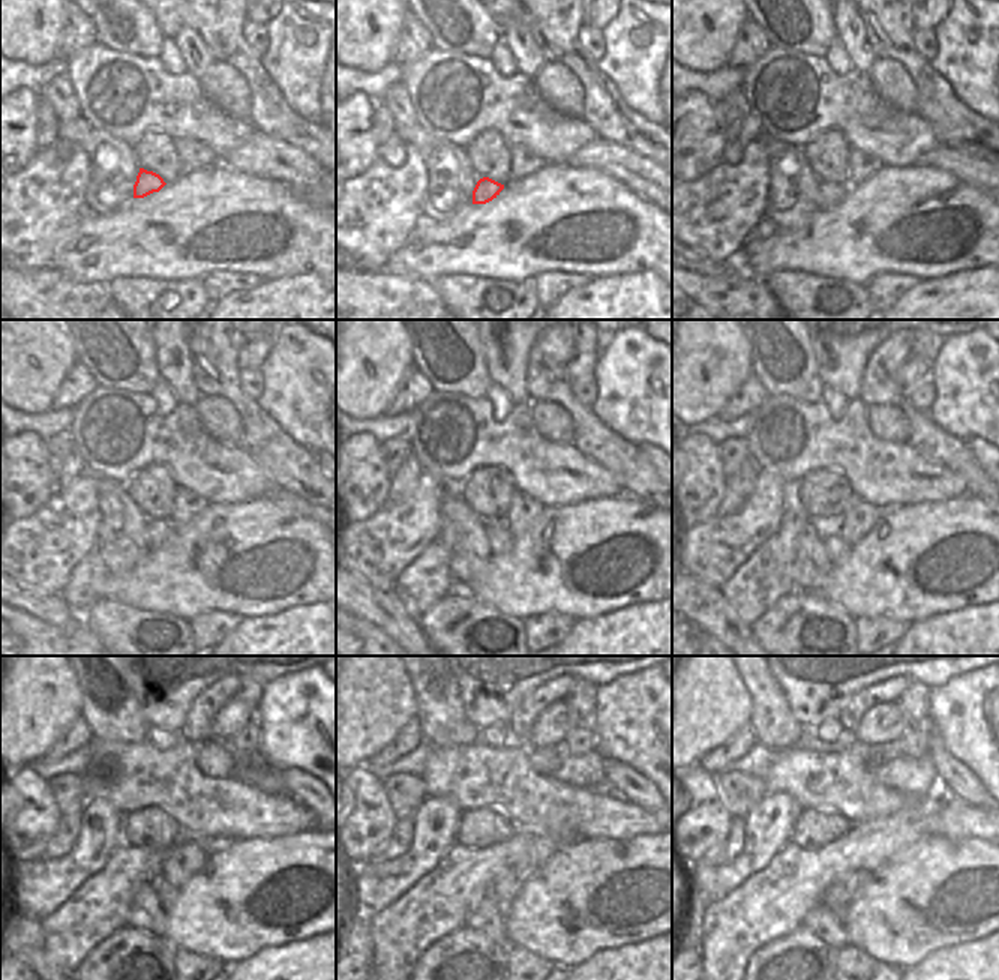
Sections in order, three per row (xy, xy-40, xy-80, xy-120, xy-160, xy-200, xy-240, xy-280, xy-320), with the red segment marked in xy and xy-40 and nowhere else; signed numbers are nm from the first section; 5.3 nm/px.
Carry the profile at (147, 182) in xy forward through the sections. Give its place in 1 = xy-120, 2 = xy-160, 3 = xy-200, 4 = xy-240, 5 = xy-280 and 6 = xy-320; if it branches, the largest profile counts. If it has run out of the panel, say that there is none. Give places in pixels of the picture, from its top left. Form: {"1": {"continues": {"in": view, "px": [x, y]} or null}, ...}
{"1": {"continues": {"in": "xy-120", "px": [159, 532]}}, "2": {"continues": {"in": "xy-160", "px": [500, 539]}}, "3": {"continues": {"in": "xy-200", "px": [837, 551]}}, "4": {"continues": {"in": "xy-240", "px": [167, 893]}}, "5": {"continues": {"in": "xy-280", "px": [503, 905]}}, "6": {"continues": {"in": "xy-320", "px": [840, 914]}}}

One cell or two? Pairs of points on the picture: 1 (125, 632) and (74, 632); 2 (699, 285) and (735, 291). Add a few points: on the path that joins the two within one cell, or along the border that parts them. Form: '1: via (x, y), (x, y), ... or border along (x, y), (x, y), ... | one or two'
1: border along (81, 616), (87, 628), (99, 640) | two
2: via (708, 291), (726, 291) | one

